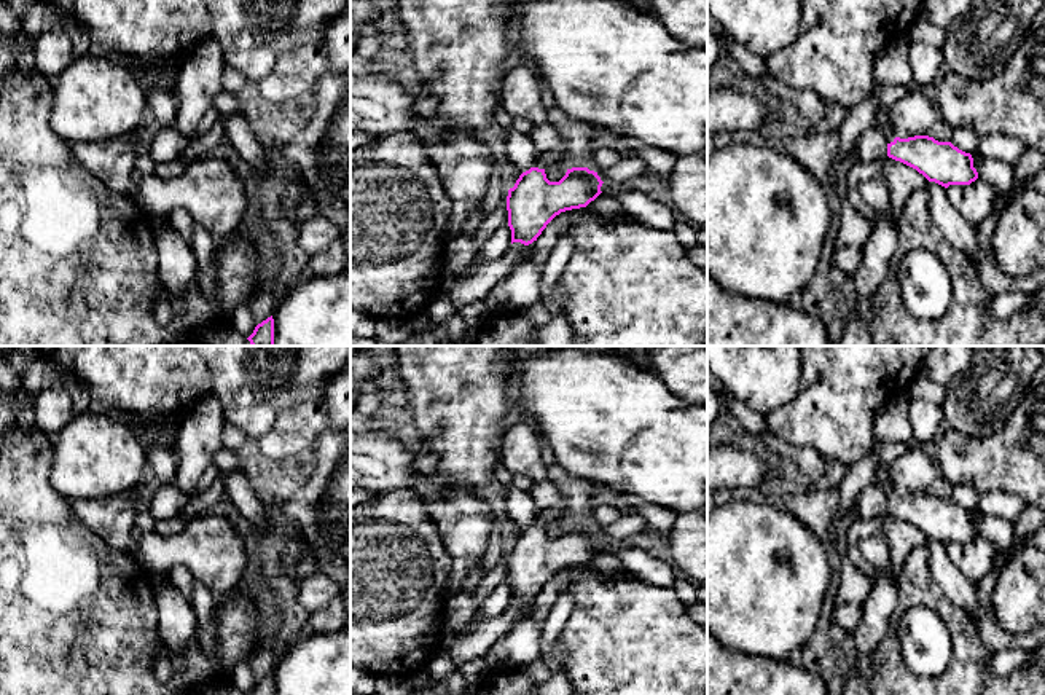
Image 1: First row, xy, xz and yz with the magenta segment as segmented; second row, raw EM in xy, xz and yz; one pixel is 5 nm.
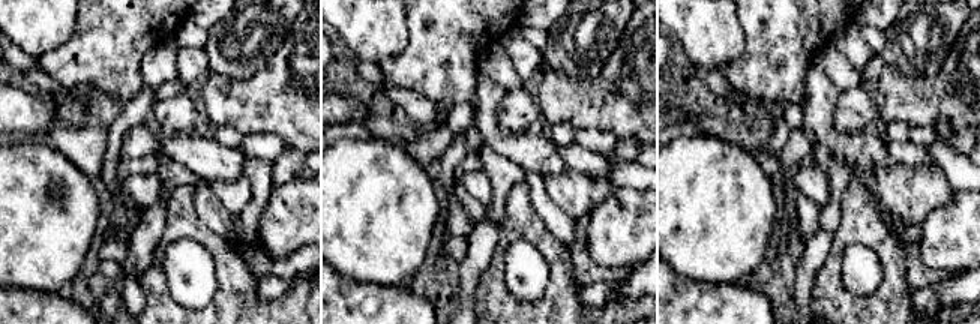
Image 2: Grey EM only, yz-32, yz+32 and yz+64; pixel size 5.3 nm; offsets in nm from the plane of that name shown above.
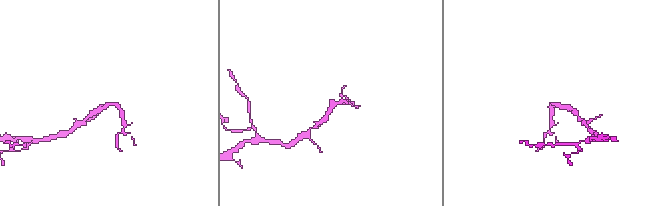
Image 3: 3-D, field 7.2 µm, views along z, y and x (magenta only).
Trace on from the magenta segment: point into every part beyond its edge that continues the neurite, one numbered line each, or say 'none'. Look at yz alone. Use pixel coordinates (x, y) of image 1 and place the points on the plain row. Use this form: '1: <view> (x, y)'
1: yz (888, 451)

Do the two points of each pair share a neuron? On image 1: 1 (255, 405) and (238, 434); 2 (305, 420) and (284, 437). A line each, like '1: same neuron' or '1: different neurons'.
1: different neurons
2: same neuron

